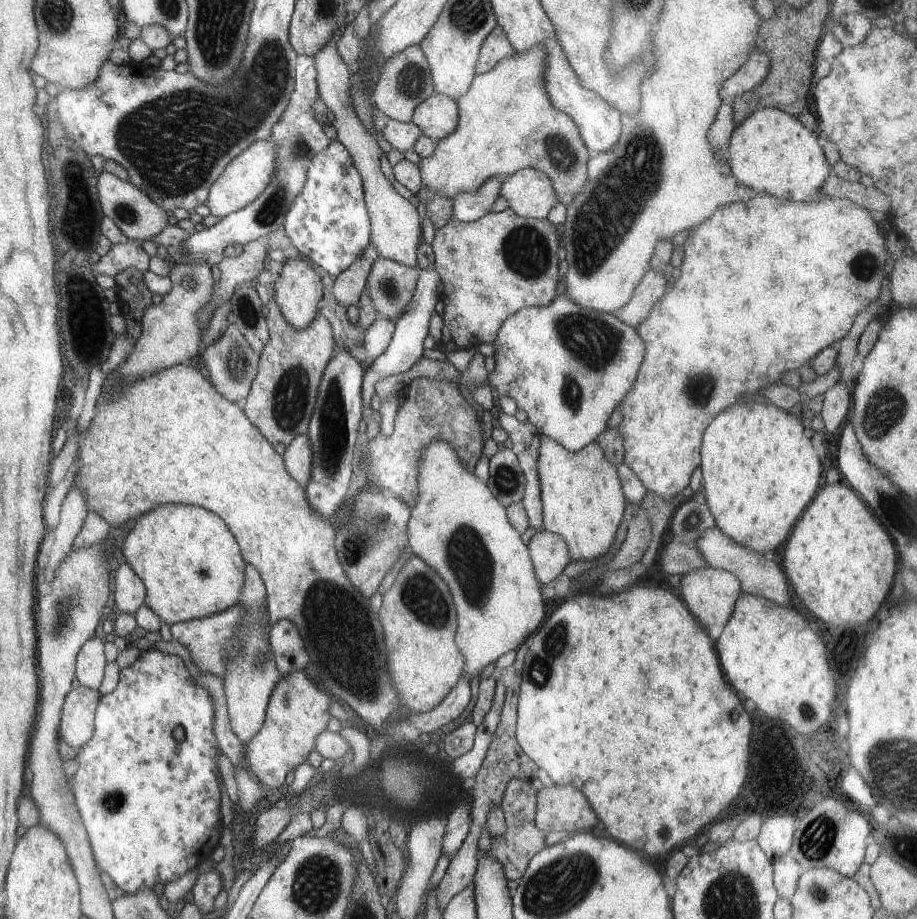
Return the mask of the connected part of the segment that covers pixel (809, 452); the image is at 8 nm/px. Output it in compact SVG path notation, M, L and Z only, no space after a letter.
M737 402L735 406L725 408L723 412L719 412L703 431L700 444L700 469L703 478L703 489L700 497L706 502L711 516L714 518L714 526L717 527L725 536L729 536L737 544L752 550L753 552L770 555L774 548L783 543L790 530L793 528L798 516L803 512L803 509L809 504L813 495L821 486L821 466L819 466L819 458L813 452L813 446L809 438L803 434L803 425L801 420L788 411L781 410L775 405L759 404L757 402Z

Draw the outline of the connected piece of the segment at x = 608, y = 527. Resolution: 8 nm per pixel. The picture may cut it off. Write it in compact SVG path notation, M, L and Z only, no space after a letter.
M541 436L541 444L537 448L537 476L542 504L543 529L557 534L565 540L569 557L573 560L590 561L595 560L598 556L603 556L613 542L626 502L623 500L617 467L609 464L609 460L605 460L601 446L595 441L591 441L581 450L570 452L554 440Z

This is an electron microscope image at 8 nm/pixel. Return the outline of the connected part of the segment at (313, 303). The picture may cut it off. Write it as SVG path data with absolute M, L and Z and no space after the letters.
M296 255L295 258L286 259L279 274L274 275L272 284L269 286L285 322L291 324L291 328L305 328L317 315L317 302L323 294L321 278L313 270L313 265Z

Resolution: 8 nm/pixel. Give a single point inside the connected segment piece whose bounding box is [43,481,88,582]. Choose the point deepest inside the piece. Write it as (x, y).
(73, 510)

